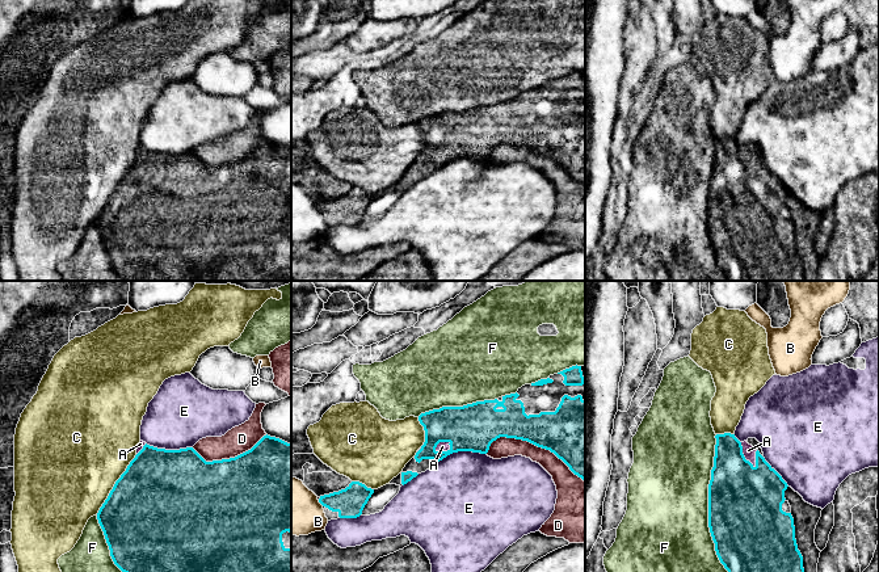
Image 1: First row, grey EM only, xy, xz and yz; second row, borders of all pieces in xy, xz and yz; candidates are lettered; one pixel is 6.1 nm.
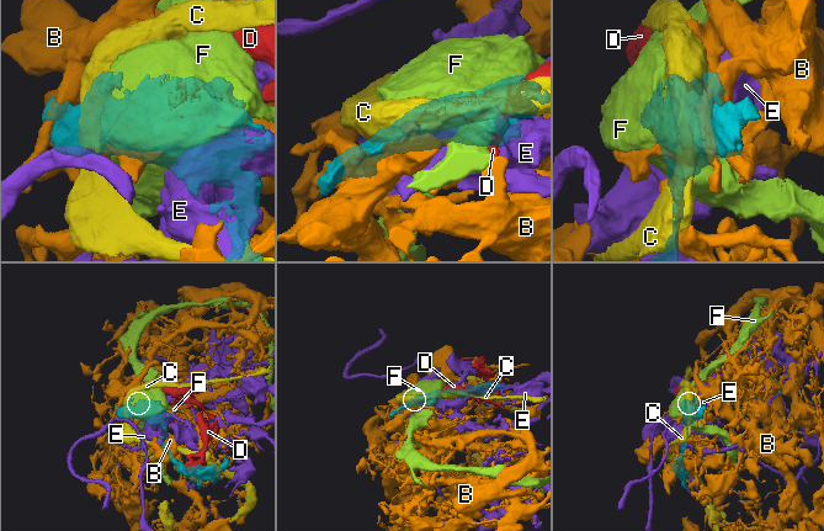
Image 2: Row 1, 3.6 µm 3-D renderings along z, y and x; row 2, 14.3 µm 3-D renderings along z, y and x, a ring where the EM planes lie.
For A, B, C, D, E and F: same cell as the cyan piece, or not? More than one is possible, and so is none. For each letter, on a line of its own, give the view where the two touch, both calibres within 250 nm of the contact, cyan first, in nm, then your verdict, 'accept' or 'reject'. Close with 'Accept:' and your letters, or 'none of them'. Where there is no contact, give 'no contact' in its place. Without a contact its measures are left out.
A: contact in yz; calibres 400 and 80 nm; accept
B: contact in xz; calibres 180 and 320 nm; reject
C: contact in xy; calibres 500 and 500 nm; reject
D: contact in xz; calibres 340 and 130 nm; reject
E: contact in xz; calibres 280 and 480 nm; reject
F: contact in yz; calibres 460 and 500 nm; reject
Accept: A

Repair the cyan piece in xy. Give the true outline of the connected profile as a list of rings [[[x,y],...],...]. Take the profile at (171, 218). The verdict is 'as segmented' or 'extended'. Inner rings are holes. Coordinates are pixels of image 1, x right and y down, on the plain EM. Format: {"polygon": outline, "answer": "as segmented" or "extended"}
{"polygon": [[[266,140],[251,156],[235,164],[206,168],[193,153],[165,156],[150,152],[140,147],[138,150],[135,164],[115,188],[108,205],[97,219],[97,226],[104,237],[114,270],[126,281],[291,281],[291,150]]], "answer": "extended"}

